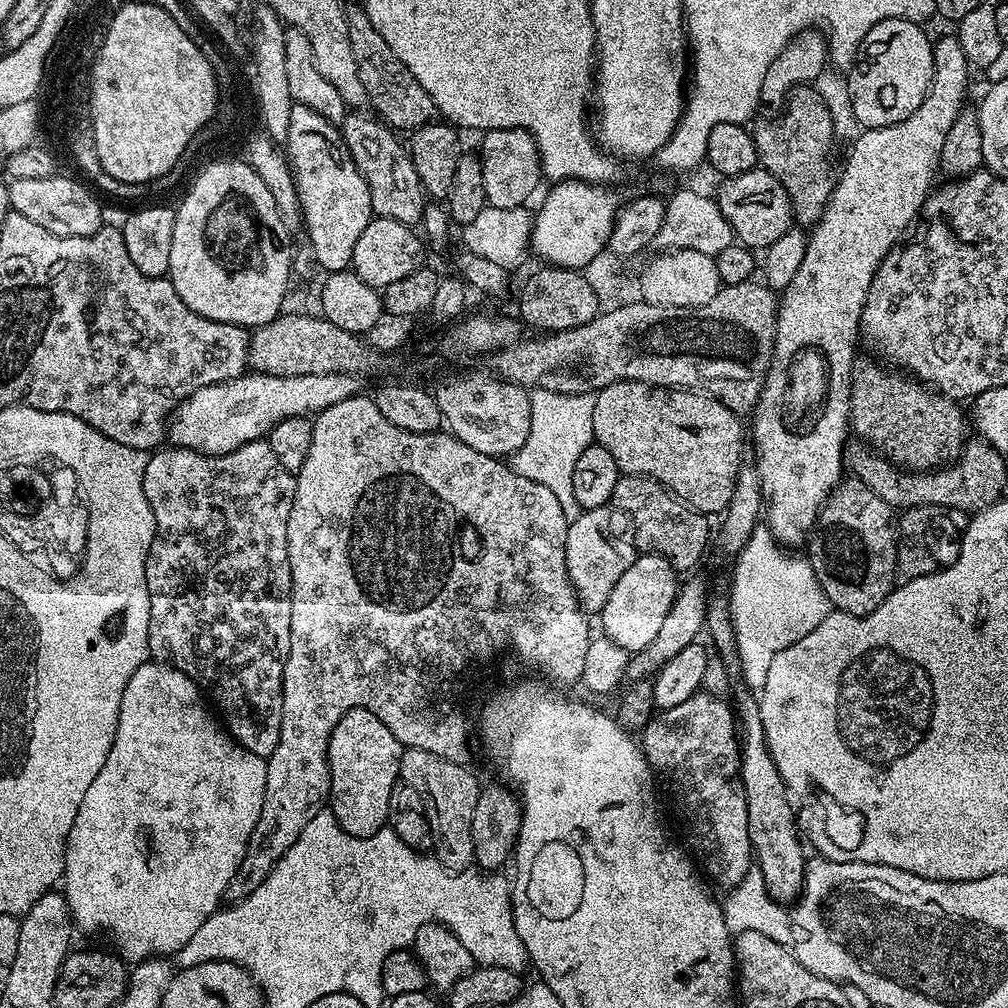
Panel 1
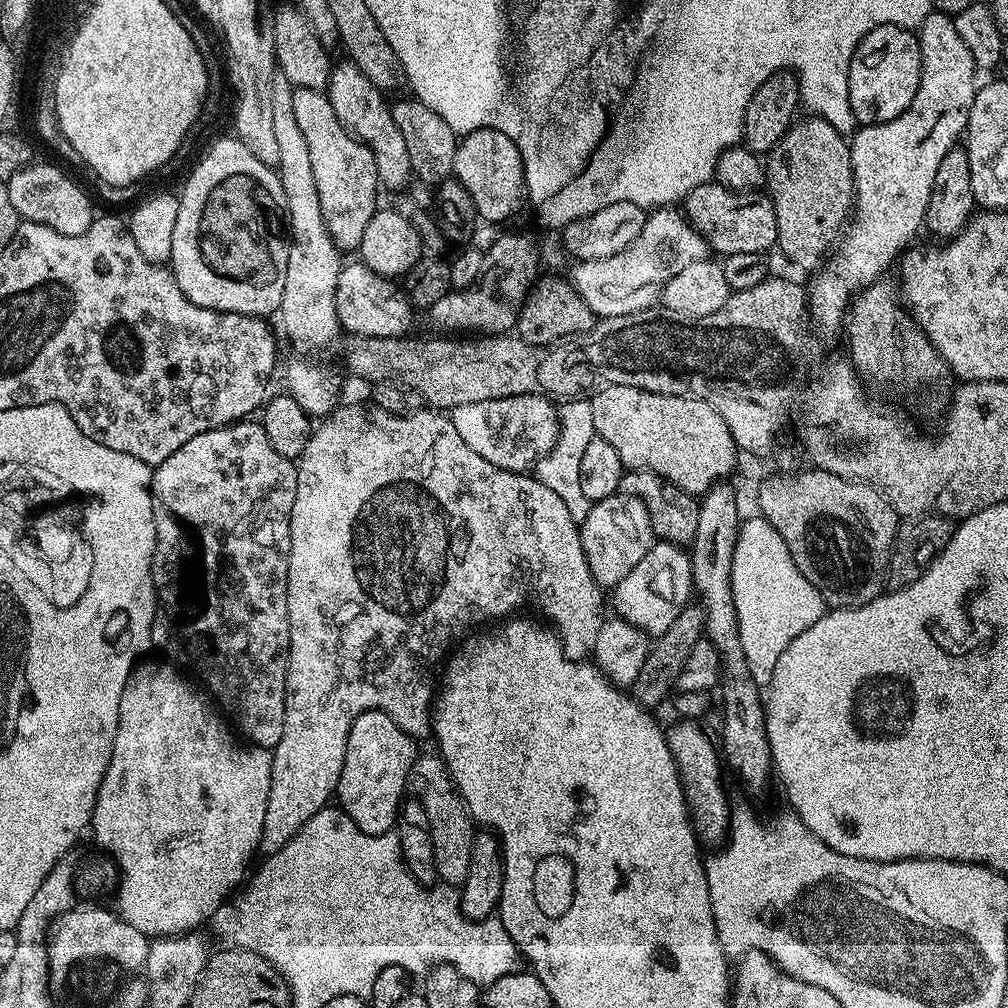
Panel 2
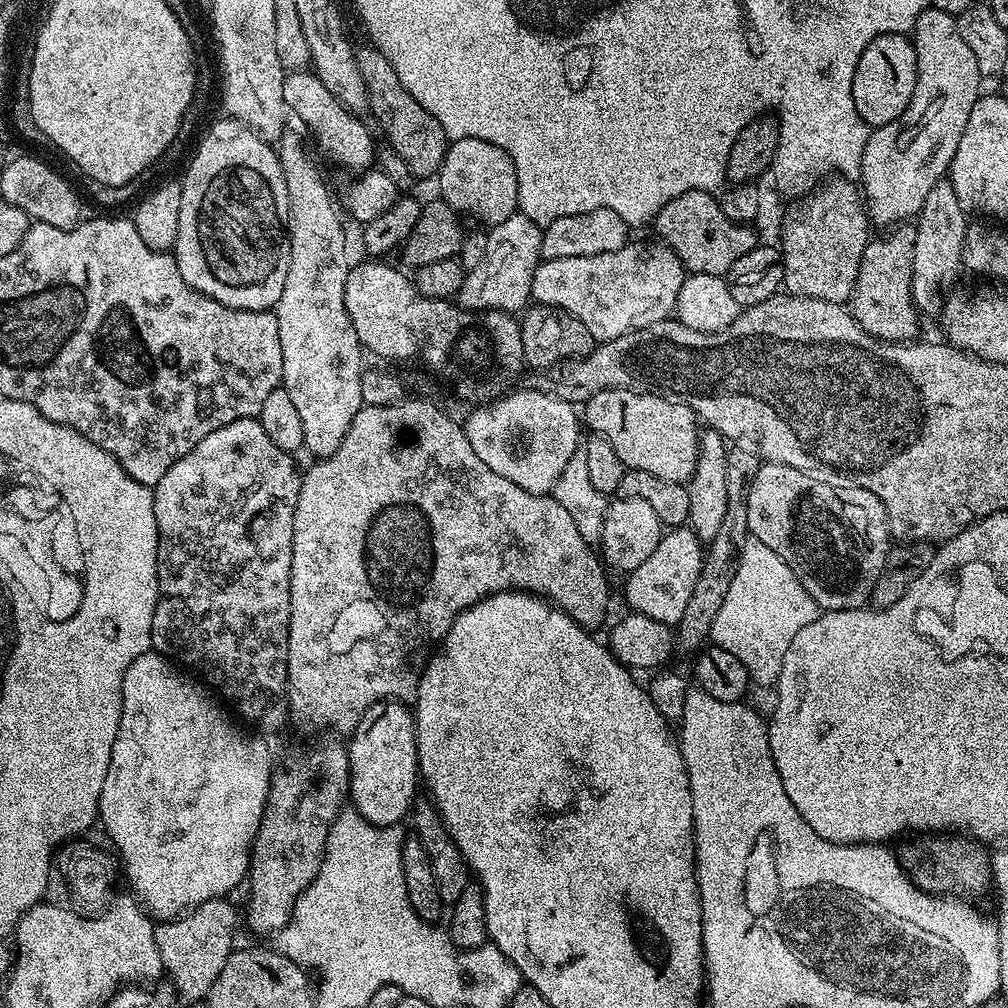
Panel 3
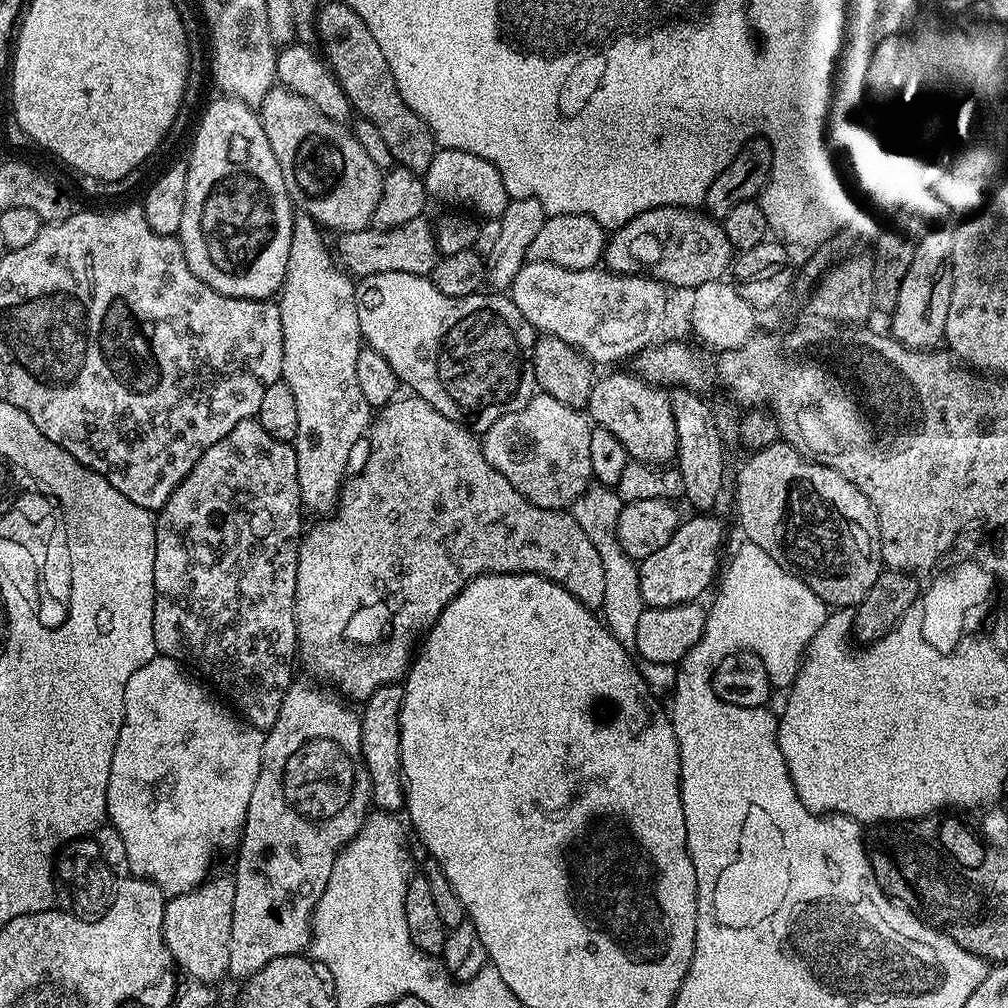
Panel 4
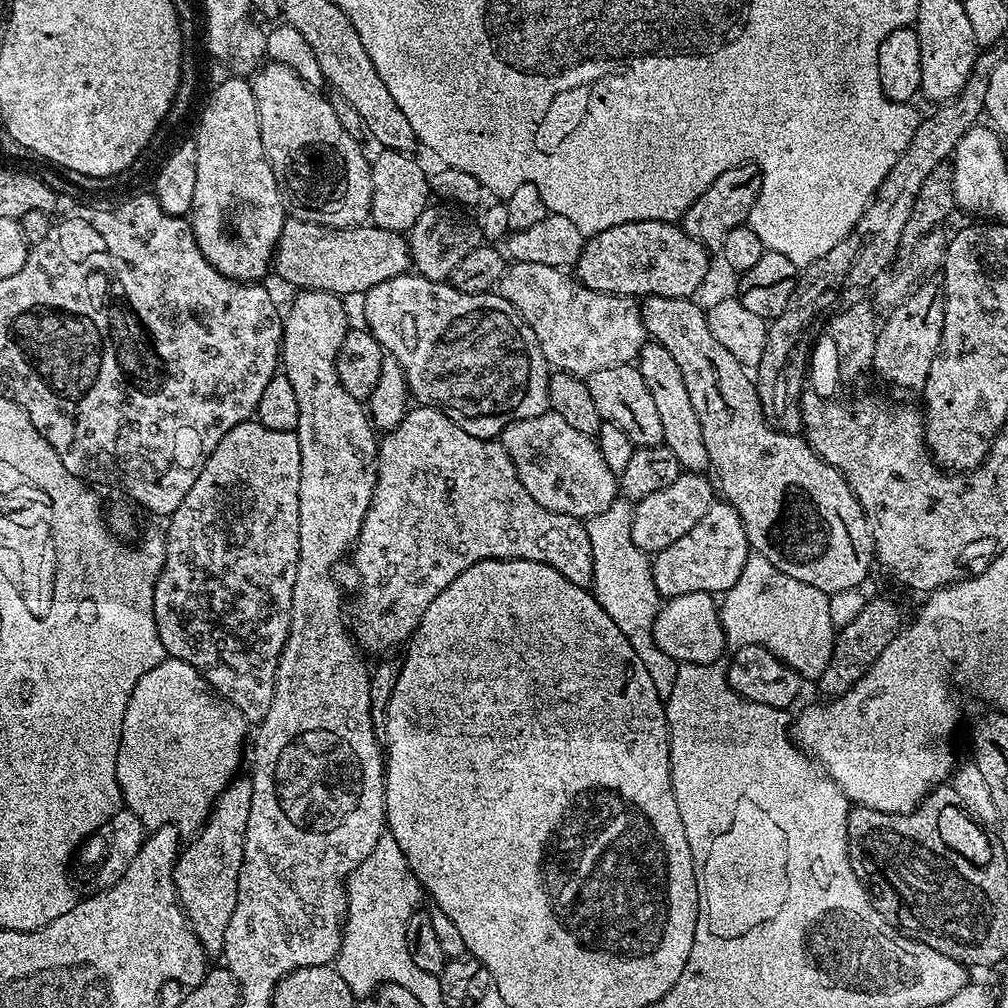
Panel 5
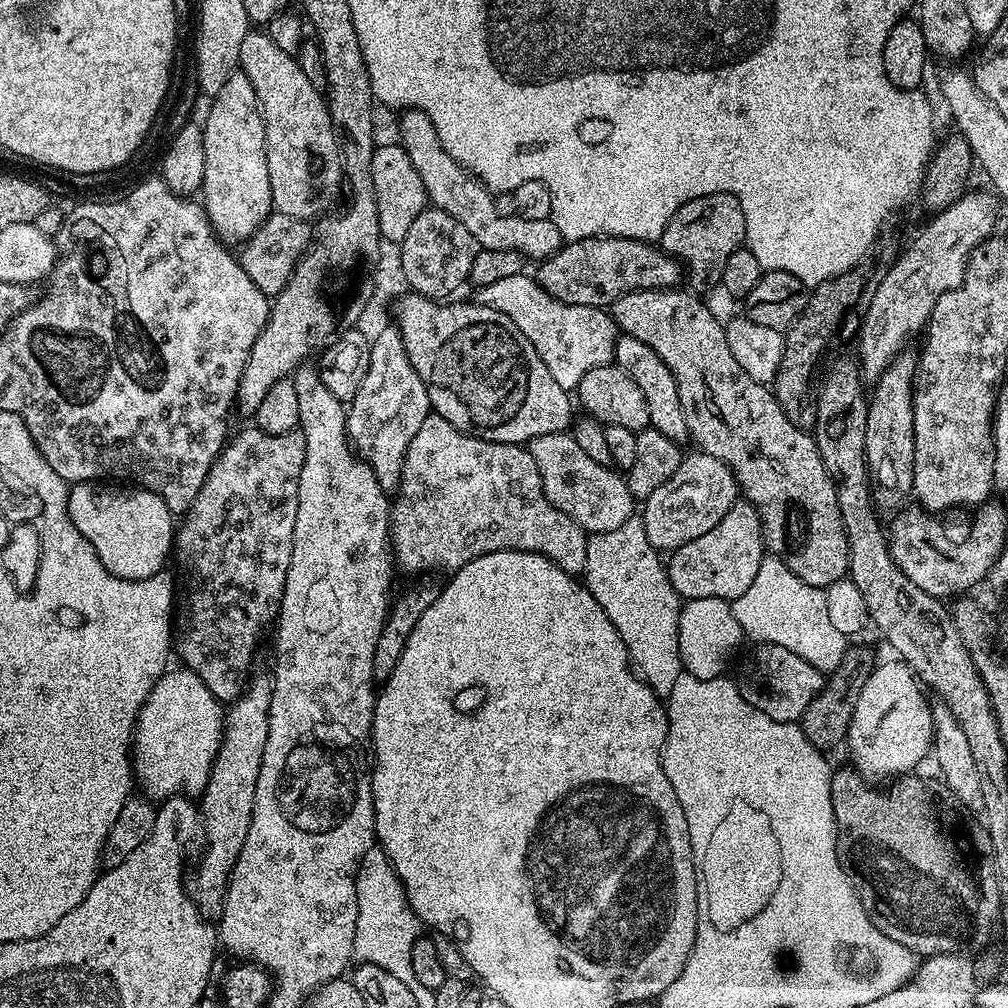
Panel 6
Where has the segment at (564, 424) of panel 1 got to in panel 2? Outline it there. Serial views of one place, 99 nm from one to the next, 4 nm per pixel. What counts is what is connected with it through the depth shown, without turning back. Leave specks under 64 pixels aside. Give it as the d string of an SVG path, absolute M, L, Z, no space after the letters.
M568 398L563 401L564 405L559 405L558 419L560 421L560 433L556 439L556 444L541 460L534 465L534 475L537 480L541 480L562 502L566 502L566 510L570 510L570 518L578 522L584 521L586 514L592 508L593 501L582 494L582 482L578 479L578 469L582 466L582 454L586 451L586 446L597 436L594 430L594 410L591 399L588 398Z

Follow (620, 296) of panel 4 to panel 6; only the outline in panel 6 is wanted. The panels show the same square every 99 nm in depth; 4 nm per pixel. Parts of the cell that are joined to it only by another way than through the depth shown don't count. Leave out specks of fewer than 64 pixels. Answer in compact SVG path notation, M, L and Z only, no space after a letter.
M524 272L502 278L499 282L490 282L490 286L479 289L475 294L475 303L489 304L519 323L522 334L530 338L534 350L538 350L538 358L546 362L546 370L550 370L558 386L575 390L590 370L613 363L618 329L616 321L605 309L564 304Z

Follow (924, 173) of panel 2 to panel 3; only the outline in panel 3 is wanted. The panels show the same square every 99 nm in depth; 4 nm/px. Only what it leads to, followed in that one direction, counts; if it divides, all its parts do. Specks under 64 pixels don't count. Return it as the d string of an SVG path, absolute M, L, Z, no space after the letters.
M931 6L925 8L918 14L910 39L918 62L916 85L910 98L910 106L906 106L906 110L902 110L902 114L894 118L894 122L871 129L867 133L858 173L862 196L866 201L866 211L875 223L877 220L878 223L884 224L883 226L895 226L919 216L922 202L926 202L926 194L930 194L931 188L938 181L945 179L955 151L958 150L966 122L970 121L970 112L982 95L982 77L978 70L978 62L970 46L966 46L962 34L958 34L955 16Z

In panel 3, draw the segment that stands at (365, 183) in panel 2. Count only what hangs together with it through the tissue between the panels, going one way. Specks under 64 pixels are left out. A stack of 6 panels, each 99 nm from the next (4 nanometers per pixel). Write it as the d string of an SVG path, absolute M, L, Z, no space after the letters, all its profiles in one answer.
M311 70L288 72L282 82L282 98L286 102L289 113L297 116L303 127L320 143L320 148L328 156L333 156L340 164L345 164L352 174L360 174L373 167L372 159L376 156L376 144L372 141L372 132L363 124L357 113L346 110L330 90L326 90L322 78L318 78Z

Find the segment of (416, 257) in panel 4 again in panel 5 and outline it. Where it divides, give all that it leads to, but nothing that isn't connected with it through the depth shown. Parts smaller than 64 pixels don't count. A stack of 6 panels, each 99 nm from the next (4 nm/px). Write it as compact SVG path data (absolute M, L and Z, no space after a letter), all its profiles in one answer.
M293 218L284 221L274 257L274 272L296 290L332 292L341 298L366 293L378 282L403 276L412 267L407 235L375 226L328 228Z

